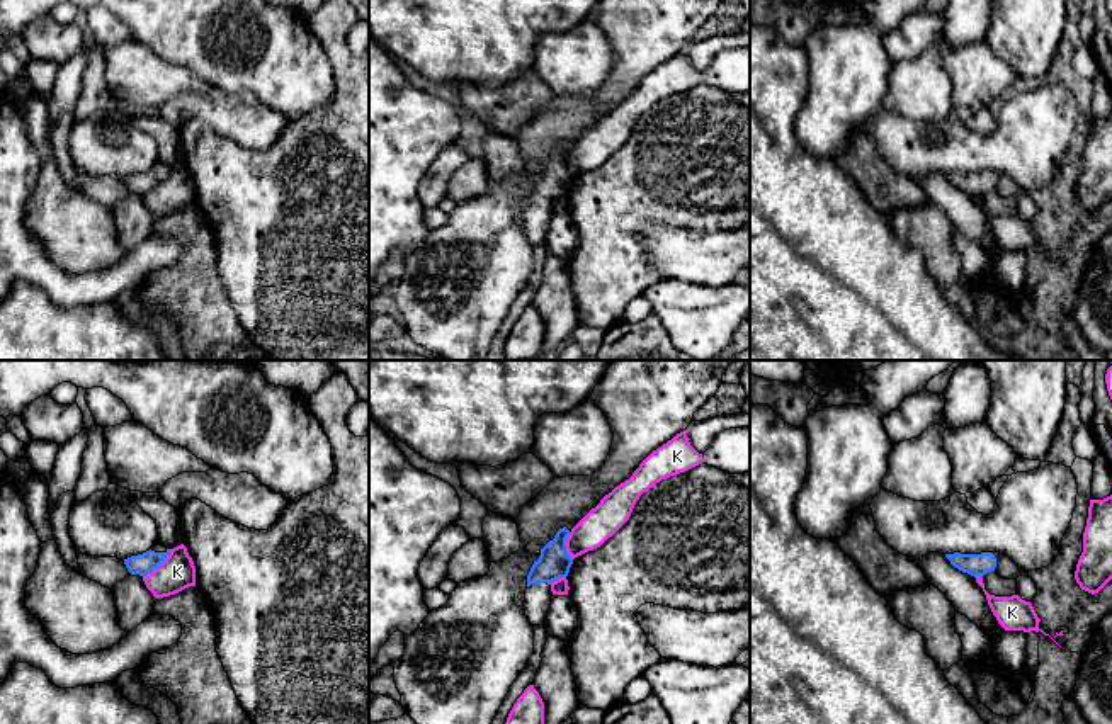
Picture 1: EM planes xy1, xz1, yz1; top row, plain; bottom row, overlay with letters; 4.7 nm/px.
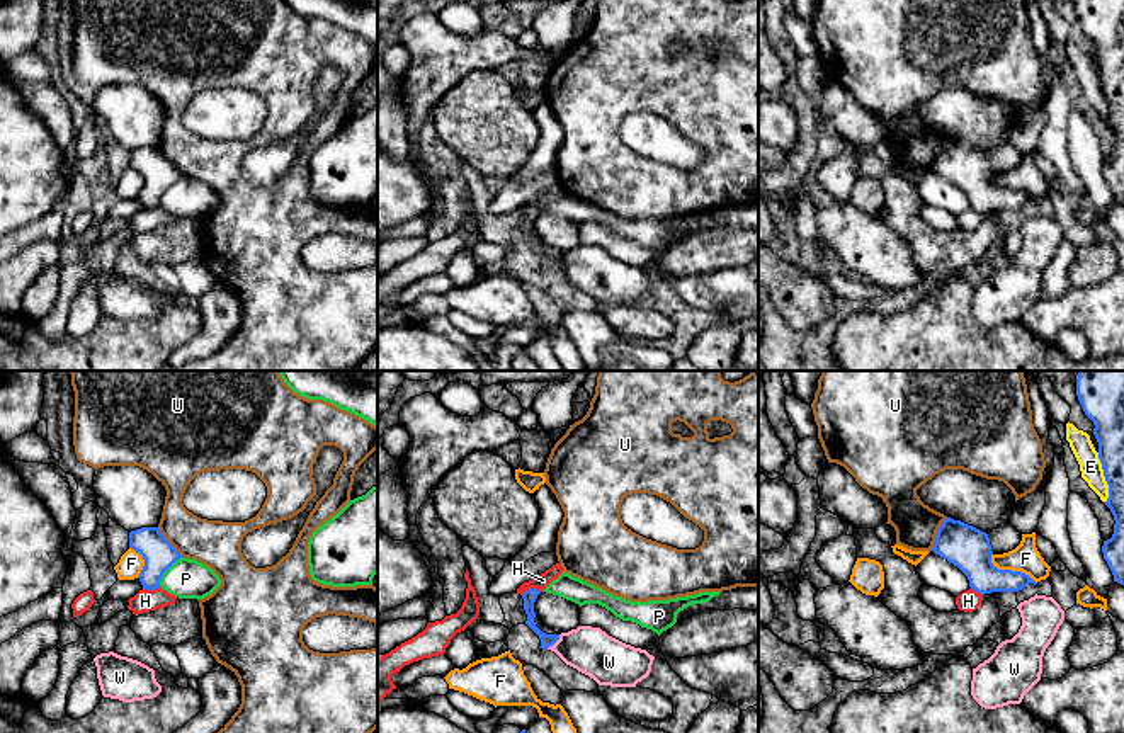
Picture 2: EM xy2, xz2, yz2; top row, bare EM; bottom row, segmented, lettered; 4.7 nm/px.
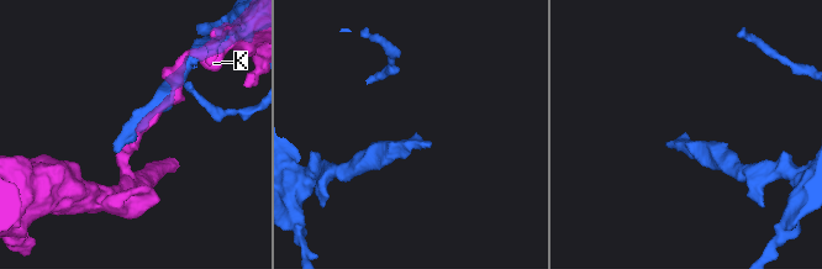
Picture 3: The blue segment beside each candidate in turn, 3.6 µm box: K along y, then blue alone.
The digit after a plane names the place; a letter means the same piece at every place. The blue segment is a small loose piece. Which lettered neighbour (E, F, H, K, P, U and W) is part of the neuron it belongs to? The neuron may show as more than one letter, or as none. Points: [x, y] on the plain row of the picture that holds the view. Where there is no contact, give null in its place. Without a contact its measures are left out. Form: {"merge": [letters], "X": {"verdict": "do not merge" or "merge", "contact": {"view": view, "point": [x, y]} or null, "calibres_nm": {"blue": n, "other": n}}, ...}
{"merge": [], "E": {"verdict": "do not merge", "contact": {"view": "yz2", "point": [1106, 97]}, "calibres_nm": {"blue": 140, "other": 110}}, "F": {"verdict": "do not merge", "contact": {"view": "yz2", "point": [1010, 189]}, "calibres_nm": {"blue": 200, "other": 140}}, "H": {"verdict": "do not merge", "contact": {"view": "xz2", "point": [531, 208]}, "calibres_nm": {"blue": 70, "other": 70}}, "K": {"verdict": "do not merge", "contact": {"view": "xy1", "point": [158, 184]}, "calibres_nm": {"blue": 100, "other": 170}}, "P": {"verdict": "do not merge", "contact": {"view": "xy2", "point": [165, 189]}, "calibres_nm": {"blue": 150, "other": 190}}, "U": {"verdict": "do not merge", "contact": {"view": "yz2", "point": [937, 153]}, "calibres_nm": {"blue": 200, "other": 200}}, "W": {"verdict": "do not merge", "contact": {"view": "xz2", "point": [553, 262]}, "calibres_nm": {"blue": 70, "other": 220}}}

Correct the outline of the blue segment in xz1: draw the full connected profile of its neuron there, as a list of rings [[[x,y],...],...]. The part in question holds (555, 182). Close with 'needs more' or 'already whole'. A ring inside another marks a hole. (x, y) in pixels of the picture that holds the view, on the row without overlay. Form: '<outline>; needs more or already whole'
[[[566,146],[559,148],[554,158],[541,168],[539,178],[534,180],[527,194],[524,231],[532,245],[546,241],[553,216],[551,202],[566,197],[573,184],[566,170],[568,155]]]; needs more

